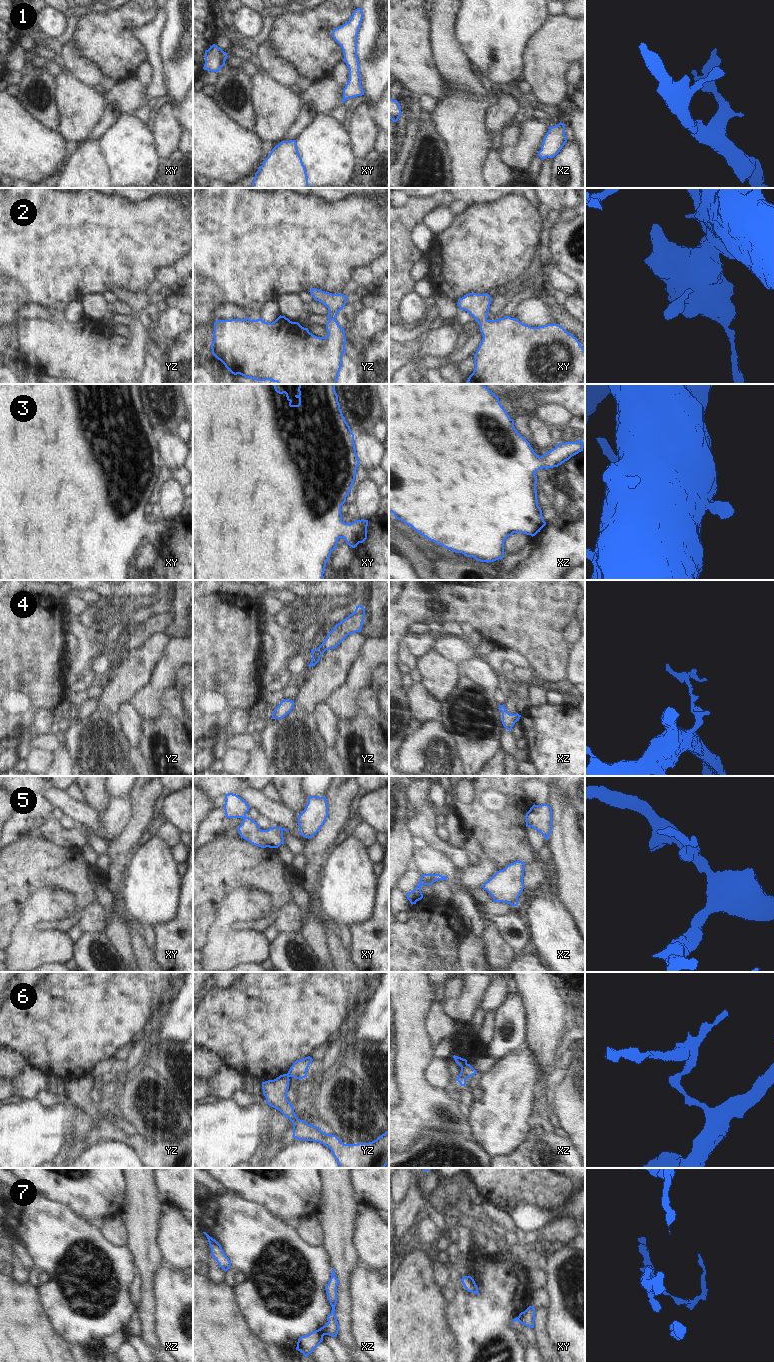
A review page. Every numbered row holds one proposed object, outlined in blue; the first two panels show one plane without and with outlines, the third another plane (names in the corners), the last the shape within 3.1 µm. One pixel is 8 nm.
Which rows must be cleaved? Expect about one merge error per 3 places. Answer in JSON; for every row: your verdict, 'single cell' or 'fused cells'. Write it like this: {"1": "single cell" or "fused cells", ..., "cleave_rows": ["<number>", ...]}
{"1": "single cell", "2": "single cell", "3": "single cell", "4": "single cell", "5": "single cell", "6": "fused cells", "7": "fused cells", "cleave_rows": ["6", "7"]}

